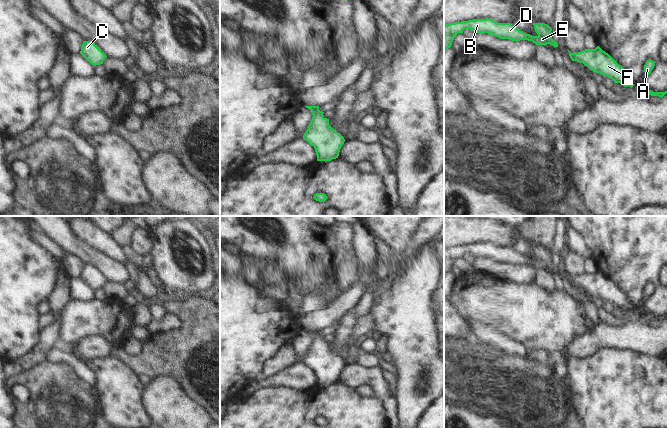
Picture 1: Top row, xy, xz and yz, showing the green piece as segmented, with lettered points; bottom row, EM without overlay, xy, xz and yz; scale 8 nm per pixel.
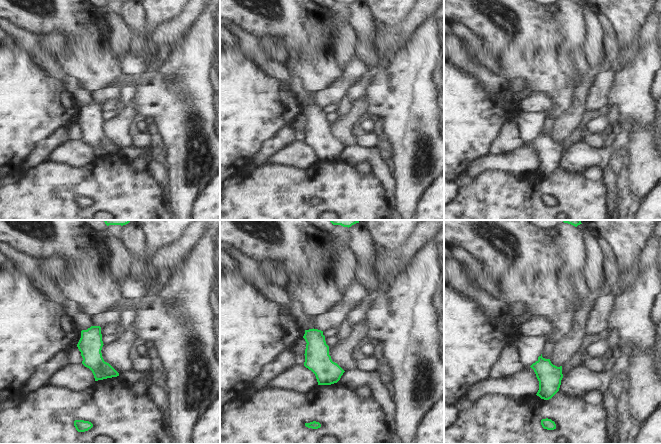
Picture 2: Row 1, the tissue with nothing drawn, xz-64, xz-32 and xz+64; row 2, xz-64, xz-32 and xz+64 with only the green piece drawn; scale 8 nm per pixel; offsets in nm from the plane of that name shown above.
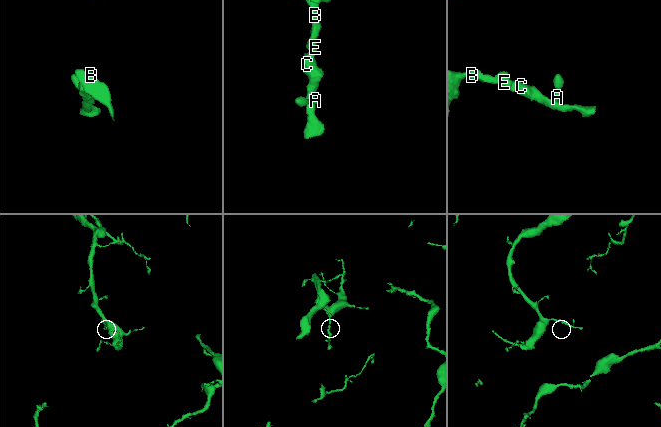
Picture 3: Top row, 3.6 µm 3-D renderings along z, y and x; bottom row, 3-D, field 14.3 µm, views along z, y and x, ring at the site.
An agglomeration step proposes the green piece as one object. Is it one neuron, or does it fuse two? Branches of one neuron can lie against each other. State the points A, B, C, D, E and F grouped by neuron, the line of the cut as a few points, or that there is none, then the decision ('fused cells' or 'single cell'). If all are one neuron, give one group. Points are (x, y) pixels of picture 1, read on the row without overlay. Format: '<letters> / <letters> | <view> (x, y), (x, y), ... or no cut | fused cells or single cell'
A B C D E F | no cut | single cell

